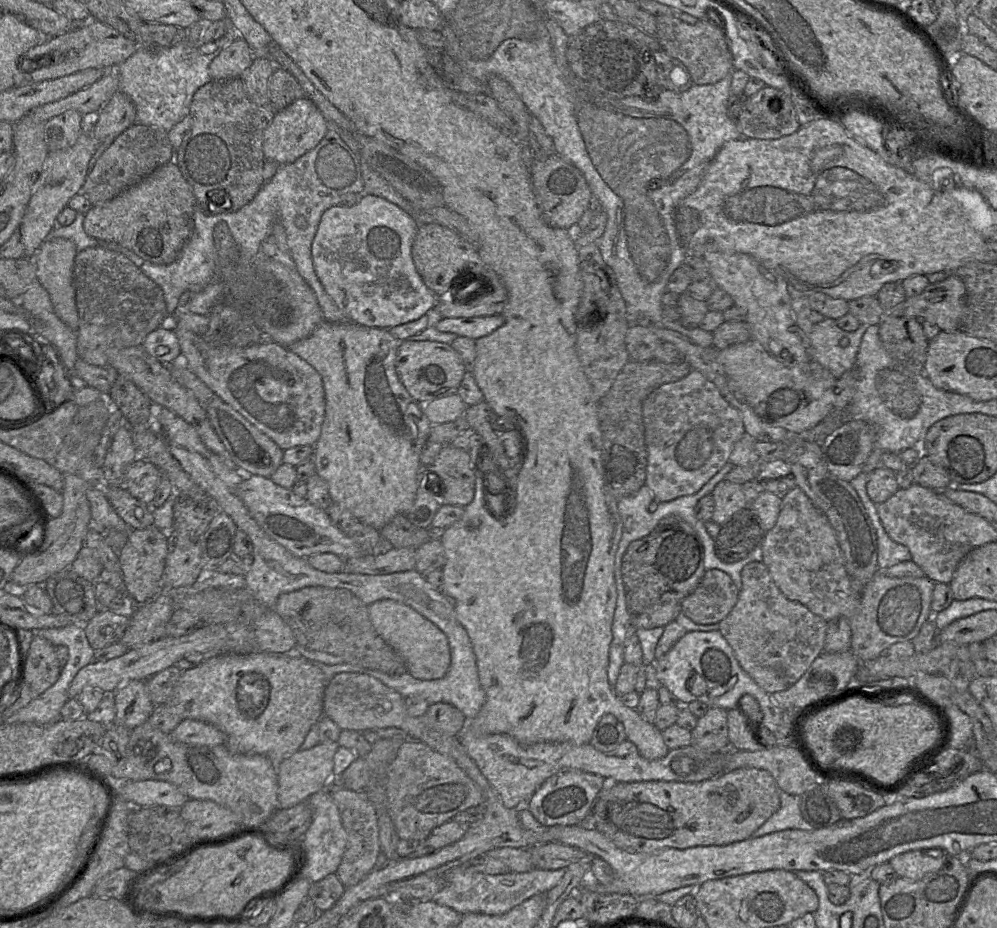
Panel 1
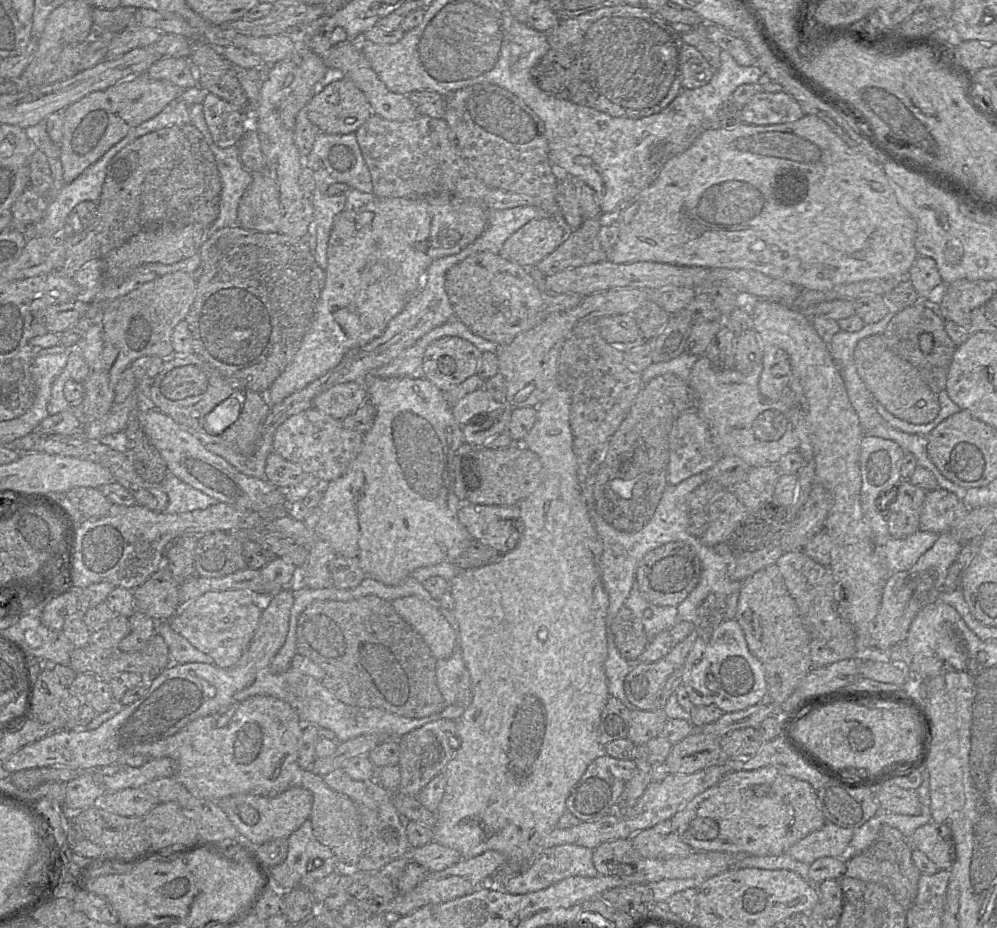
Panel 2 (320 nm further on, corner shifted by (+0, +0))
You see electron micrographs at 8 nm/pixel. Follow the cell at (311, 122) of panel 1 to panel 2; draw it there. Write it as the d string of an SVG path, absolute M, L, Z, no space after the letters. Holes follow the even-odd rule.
M327 79L307 103L309 120L318 128L320 133L350 134L373 114L364 93L349 79Z

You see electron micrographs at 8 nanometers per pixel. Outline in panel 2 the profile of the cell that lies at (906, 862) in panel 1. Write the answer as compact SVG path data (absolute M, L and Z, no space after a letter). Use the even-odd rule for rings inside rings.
M929 822L918 827L910 837L910 844L925 853L939 869L950 870L955 858L955 847L947 825Z

